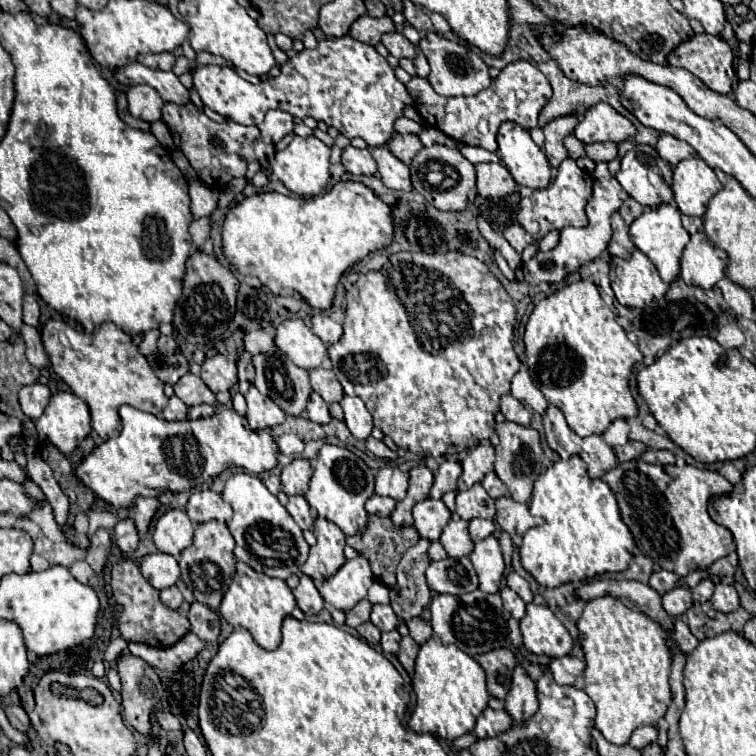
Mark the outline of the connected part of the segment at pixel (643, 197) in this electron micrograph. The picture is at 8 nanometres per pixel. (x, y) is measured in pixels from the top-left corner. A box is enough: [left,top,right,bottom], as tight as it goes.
[617,150,671,206]

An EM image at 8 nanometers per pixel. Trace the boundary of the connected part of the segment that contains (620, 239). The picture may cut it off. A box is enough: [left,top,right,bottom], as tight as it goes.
[609,212,635,258]

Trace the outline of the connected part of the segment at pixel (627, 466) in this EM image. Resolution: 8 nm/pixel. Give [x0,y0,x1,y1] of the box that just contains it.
[603,460,735,578]

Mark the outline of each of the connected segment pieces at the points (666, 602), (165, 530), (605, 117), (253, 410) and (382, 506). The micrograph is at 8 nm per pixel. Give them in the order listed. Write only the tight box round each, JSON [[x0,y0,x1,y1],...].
[[663,586,691,616],[153,508,193,556],[573,104,635,144],[245,386,285,430],[367,494,395,516]]

